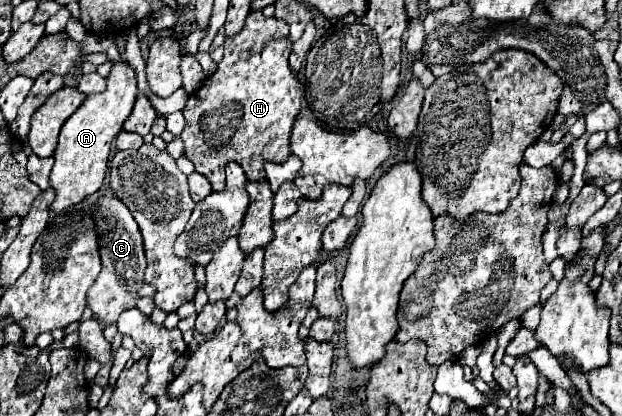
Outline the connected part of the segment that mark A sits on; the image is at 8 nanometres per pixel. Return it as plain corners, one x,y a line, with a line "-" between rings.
113,62
107,76
107,90
101,94
89,94
85,102
69,116
61,128
59,142
55,148
55,164
51,170
51,188
55,190
55,202
51,208
55,212
65,210
81,202
85,196
97,192
103,184
107,158
113,138
121,132
123,122
129,118
137,98
137,74
127,62

